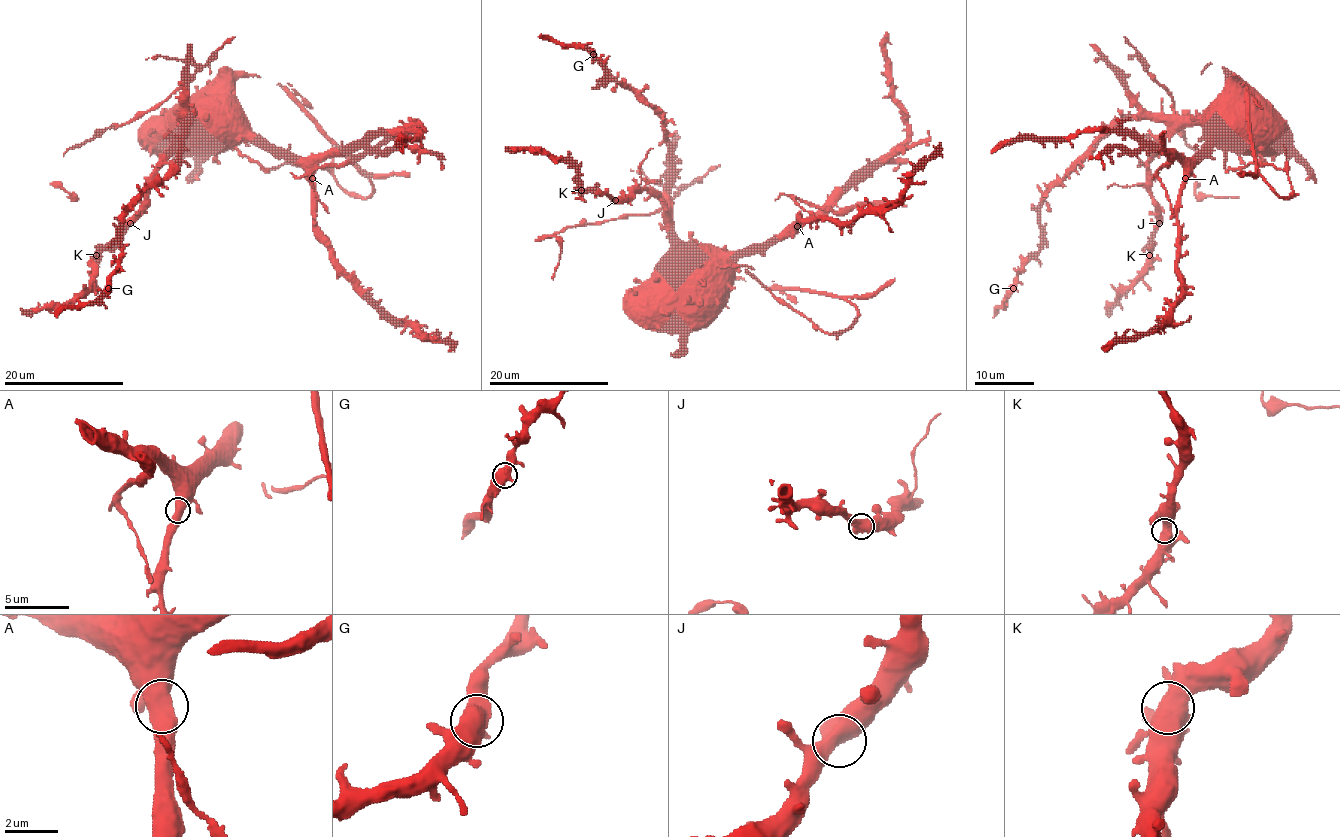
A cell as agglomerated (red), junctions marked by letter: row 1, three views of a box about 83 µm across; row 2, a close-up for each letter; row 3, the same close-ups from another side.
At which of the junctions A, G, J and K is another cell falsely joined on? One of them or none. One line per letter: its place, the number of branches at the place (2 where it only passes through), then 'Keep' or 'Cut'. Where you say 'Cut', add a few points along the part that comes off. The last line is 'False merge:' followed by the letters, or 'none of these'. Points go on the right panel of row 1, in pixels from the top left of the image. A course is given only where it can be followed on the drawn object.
A: Place: (1185, 178). Branches: 2. Keep
G: Place: (1013, 288). Branches: 2. Keep
J: Place: (1159, 223). Branches: 2. Keep
K: Place: (1149, 255). Branches: 2. Keep
False merge: none of these

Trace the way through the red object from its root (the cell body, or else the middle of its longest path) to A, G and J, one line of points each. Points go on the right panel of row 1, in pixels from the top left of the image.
A: (1228, 86), (1221, 96), (1219, 123), (1212, 141), (1185, 178)
G: (1228, 86), (1201, 116), (1130, 117), (1119, 122), (1046, 192), (1040, 208), (1039, 252), (1024, 266), (1013, 287)
J: (1228, 86), (1201, 116), (1179, 120), (1158, 141), (1156, 153), (1149, 164), (1149, 189), (1159, 223)

